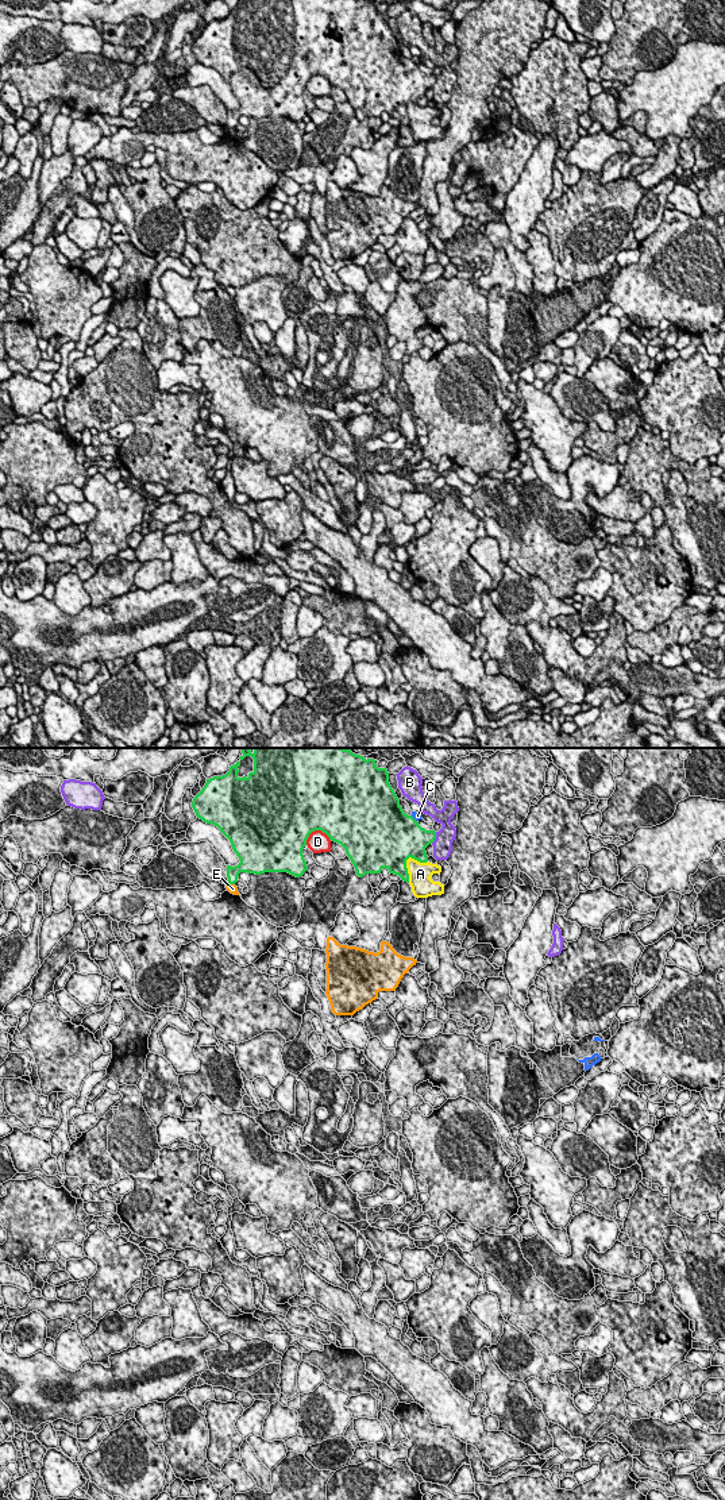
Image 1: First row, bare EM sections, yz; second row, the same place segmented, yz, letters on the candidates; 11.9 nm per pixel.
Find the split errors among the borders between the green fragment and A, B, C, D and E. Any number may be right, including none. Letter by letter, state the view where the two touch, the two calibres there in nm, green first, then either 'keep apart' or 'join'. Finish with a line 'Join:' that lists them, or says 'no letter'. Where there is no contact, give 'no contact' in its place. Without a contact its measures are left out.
A: yz | 500/280 nm | keep apart
B: yz | 320/220 nm | keep apart
C: yz | 500/100 nm | keep apart
D: yz | 550/260 nm | keep apart
E: yz | 160/120 nm | keep apart
Join: no letter

